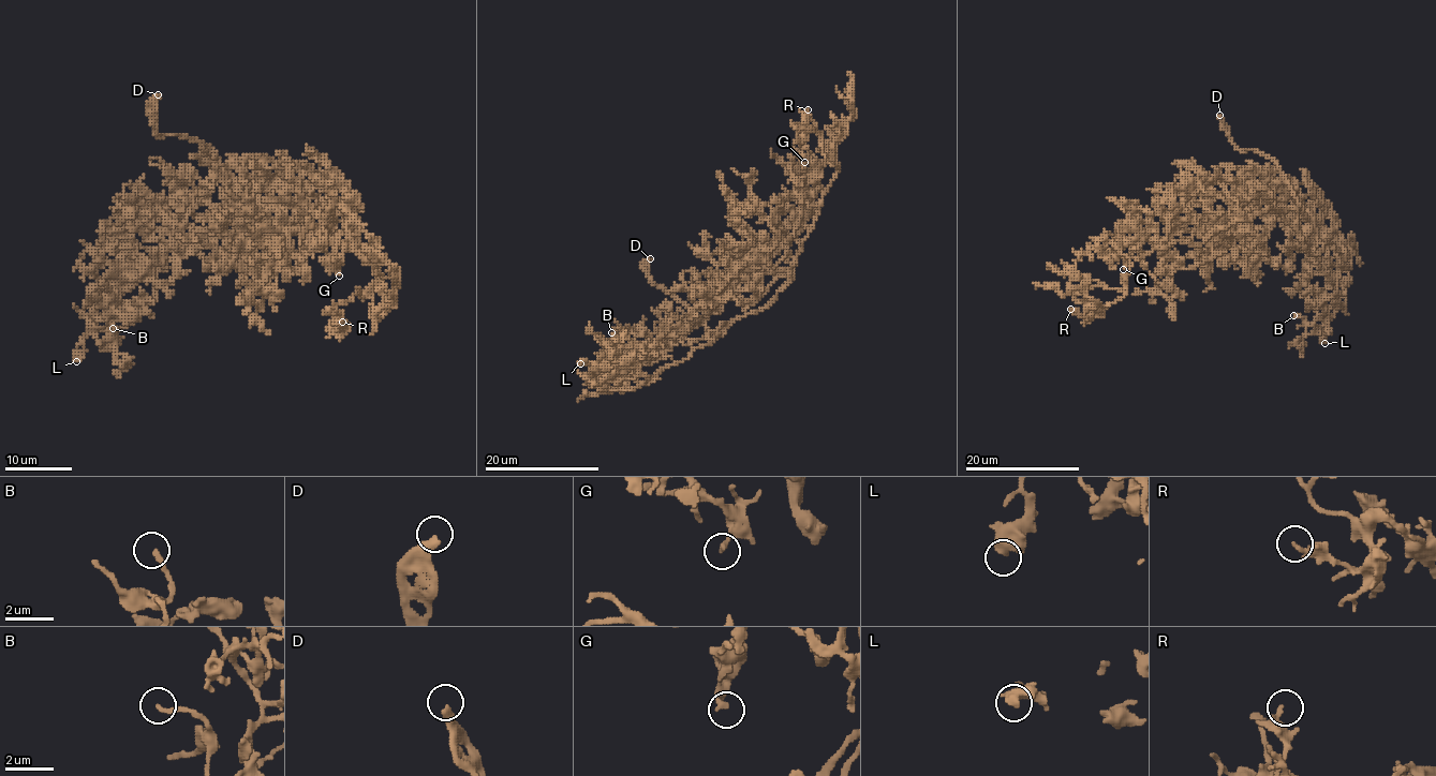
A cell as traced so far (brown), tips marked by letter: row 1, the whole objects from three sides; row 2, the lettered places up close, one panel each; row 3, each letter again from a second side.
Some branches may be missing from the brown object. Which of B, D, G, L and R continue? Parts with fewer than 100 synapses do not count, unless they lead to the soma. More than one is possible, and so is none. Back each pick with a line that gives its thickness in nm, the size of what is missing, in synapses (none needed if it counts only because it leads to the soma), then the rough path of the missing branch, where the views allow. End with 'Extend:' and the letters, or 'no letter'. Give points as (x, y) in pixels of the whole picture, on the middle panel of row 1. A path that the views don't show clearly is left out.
D: Thickness 400 nm. Course of what is missing: (650, 258), (674, 234), (677, 237)
Extend: D

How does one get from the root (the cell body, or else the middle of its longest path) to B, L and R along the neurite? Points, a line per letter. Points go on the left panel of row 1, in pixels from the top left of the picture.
B: (264, 205), (240, 209), (219, 253), (174, 243), (154, 300), (110, 330), (116, 349), (113, 328)
L: (264, 205), (240, 209), (233, 242), (219, 253), (204, 256), (174, 243), (151, 303), (94, 300), (76, 361)
R: (264, 205), (297, 204), (340, 245), (352, 242), (379, 264), (367, 294), (336, 309), (342, 322)

